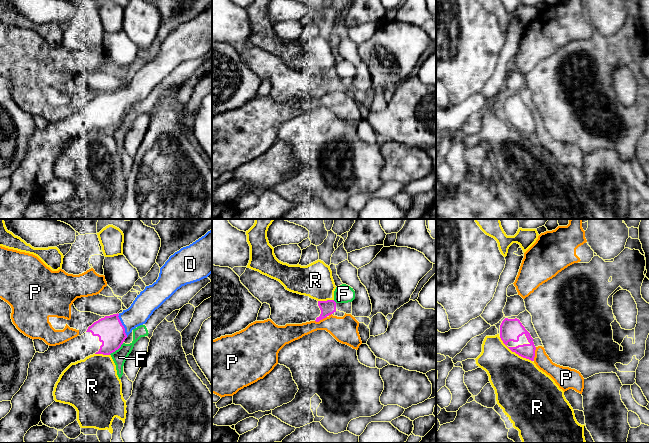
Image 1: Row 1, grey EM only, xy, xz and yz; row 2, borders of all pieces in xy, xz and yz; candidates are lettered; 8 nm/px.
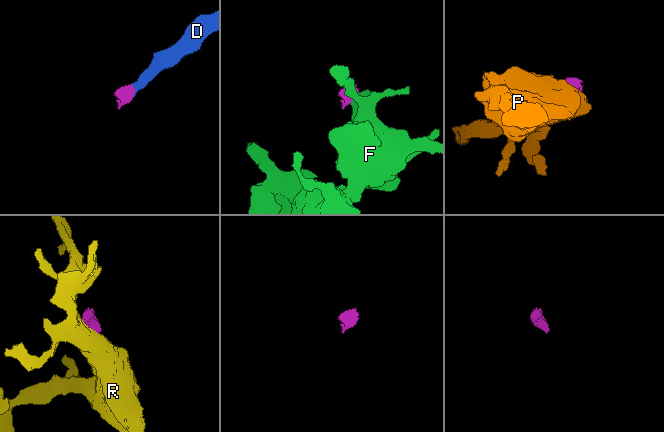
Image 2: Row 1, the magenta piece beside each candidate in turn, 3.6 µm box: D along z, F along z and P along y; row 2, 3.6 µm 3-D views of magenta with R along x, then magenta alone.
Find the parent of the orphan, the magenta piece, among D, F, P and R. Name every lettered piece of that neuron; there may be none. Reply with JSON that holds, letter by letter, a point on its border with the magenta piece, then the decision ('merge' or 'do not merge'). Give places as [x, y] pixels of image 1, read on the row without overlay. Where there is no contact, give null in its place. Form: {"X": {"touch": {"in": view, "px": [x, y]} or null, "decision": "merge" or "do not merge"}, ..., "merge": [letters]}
{"D": {"touch": {"in": "xy", "px": [122, 101]}, "decision": "merge"}, "F": {"touch": {"in": "xy", "px": [116, 125]}, "decision": "do not merge"}, "P": {"touch": {"in": "yz", "px": [534, 130]}, "decision": "do not merge"}, "R": {"touch": {"in": "yz", "px": [515, 128]}, "decision": "do not merge"}, "merge": ["D"]}

